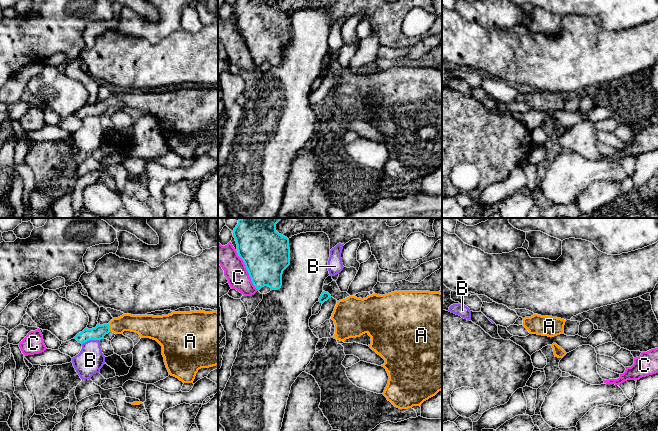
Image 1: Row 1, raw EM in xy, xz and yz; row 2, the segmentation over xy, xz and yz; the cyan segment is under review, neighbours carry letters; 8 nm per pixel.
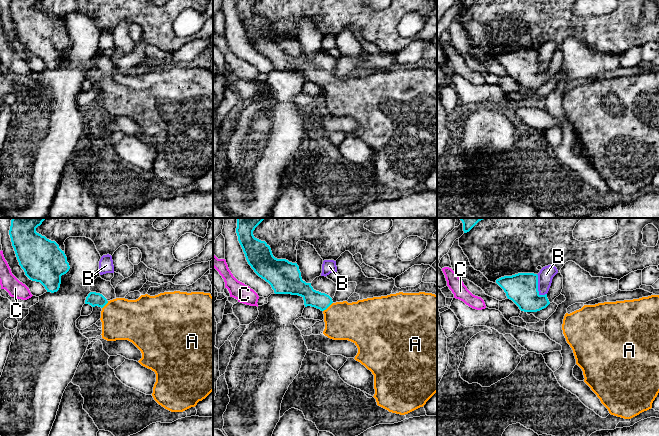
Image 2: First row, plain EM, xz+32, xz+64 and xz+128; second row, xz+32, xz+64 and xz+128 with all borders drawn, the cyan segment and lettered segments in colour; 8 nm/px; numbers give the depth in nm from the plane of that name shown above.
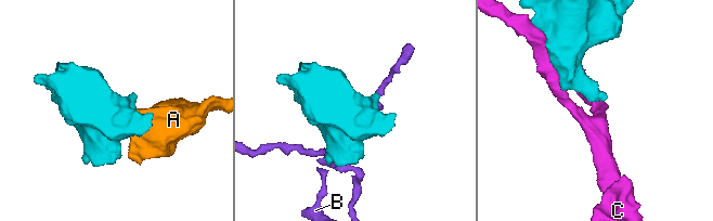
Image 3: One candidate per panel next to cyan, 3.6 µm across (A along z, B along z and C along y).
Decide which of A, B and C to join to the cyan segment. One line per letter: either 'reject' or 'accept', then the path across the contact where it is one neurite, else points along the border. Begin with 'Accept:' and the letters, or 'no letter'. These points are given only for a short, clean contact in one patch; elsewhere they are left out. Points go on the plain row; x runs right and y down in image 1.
Accept: A
A: accept; way xy (97, 109), (109, 103), (120, 100), (140, 100)
B: reject
C: reject

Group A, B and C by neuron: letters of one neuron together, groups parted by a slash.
A / B / C

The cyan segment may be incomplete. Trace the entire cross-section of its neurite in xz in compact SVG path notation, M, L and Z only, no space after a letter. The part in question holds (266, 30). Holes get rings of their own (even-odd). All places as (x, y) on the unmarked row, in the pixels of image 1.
M237 0L233 6L239 33L243 36L251 57L257 66L268 62L278 66L282 62L283 47L290 41L289 15L276 7L276 0Z

